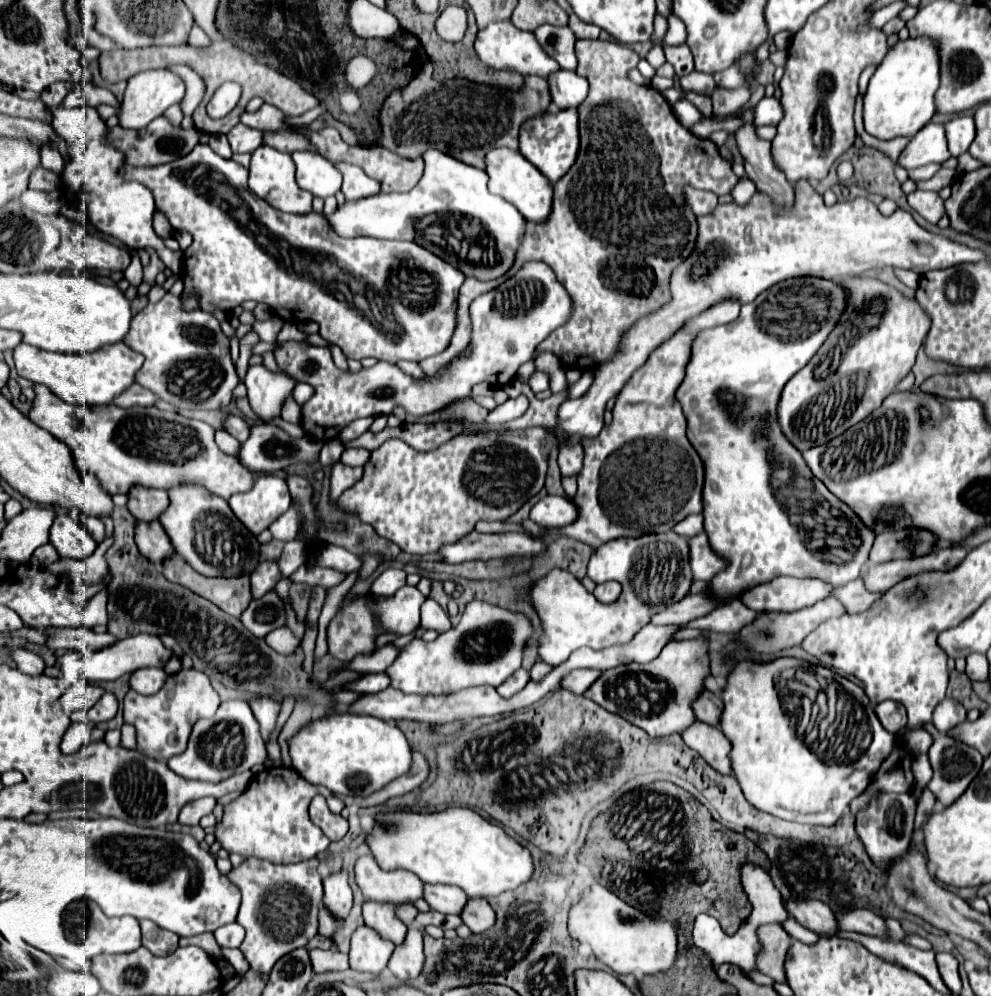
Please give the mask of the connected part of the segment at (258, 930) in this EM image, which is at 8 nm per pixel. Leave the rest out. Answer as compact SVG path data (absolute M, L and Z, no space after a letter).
M246 858L242 866L232 868L228 880L242 894L242 906L236 922L246 930L240 950L252 970L268 974L280 956L306 946L318 934L322 878L318 874L316 858L298 864L272 864L260 858Z

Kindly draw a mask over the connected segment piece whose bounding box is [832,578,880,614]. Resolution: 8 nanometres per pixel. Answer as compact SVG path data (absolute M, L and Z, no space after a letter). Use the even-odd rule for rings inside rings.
M856 578L856 580L852 580L852 582L844 584L844 586L834 588L834 590L832 590L832 596L838 598L838 600L844 604L846 612L852 614L852 612L864 612L864 610L868 610L868 608L878 600L880 594L868 592L868 590L864 588L862 580Z

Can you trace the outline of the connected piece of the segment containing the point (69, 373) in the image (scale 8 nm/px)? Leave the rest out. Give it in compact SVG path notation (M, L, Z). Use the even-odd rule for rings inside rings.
M22 342L14 350L14 364L22 378L48 386L64 402L76 406L86 406L86 404L98 406L98 404L112 404L126 388L130 388L136 382L136 372L138 368L142 368L144 356L130 350L122 342L110 344L108 348L100 348L100 352L84 356L46 352L32 344Z

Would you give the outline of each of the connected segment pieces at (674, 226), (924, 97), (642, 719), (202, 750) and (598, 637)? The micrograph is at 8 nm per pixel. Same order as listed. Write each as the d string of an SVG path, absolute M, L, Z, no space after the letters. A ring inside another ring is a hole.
M578 40L576 56L578 56L576 72L590 82L590 92L588 92L588 100L584 100L578 106L580 156L576 164L572 166L572 170L564 178L560 178L554 186L552 216L544 224L528 222L522 246L506 276L490 282L466 278L458 296L456 330L454 330L452 342L448 344L444 352L420 362L426 376L436 374L442 364L450 362L456 356L456 352L468 346L470 302L476 296L500 286L511 278L511 274L514 275L524 262L530 262L530 260L546 262L554 270L556 278L564 284L564 288L568 290L574 302L572 318L562 328L552 332L540 344L540 348L536 348L536 356L540 352L552 352L560 356L560 360L566 366L580 368L580 370L596 368L598 364L608 362L618 352L624 332L632 328L636 320L656 312L668 300L672 300L670 296L672 270L694 252L696 236L698 236L698 220L684 200L684 186L710 190L718 196L724 196L720 192L732 192L732 188L738 184L738 176L732 172L732 166L720 156L714 142L702 140L690 134L676 120L670 104L660 92L656 92L650 86L638 86L628 78L628 72L636 68L636 64L640 62L640 56L632 48L616 44L616 42L604 42L604 40Z
M908 38L890 48L882 64L870 78L868 92L864 96L864 128L876 138L914 136L924 128L934 112L934 96L940 88L940 46L932 38Z
M704 636L694 640L670 642L662 648L660 656L648 664L626 664L602 672L602 676L584 692L590 700L620 714L632 724L646 730L650 736L682 734L696 722L692 700L704 690L704 680L710 676L708 640Z
M228 700L220 704L212 718L200 718L194 724L186 752L172 756L168 760L168 768L188 780L220 782L232 774L250 770L254 764L264 764L264 760L266 746L258 732L258 722L254 720L248 702Z
M672 530L670 538L646 534L640 538L612 540L596 548L596 552L590 556L586 576L596 584L616 580L624 586L624 592L616 602L603 604L594 598L594 594L588 594L570 572L558 568L534 586L532 602L544 620L544 634L540 638L538 652L540 658L550 666L566 662L568 656L582 646L602 650L618 642L628 642L644 624L648 624L652 612L664 610L666 606L682 600L692 582L688 540ZM636 592L640 592L640 598Z

